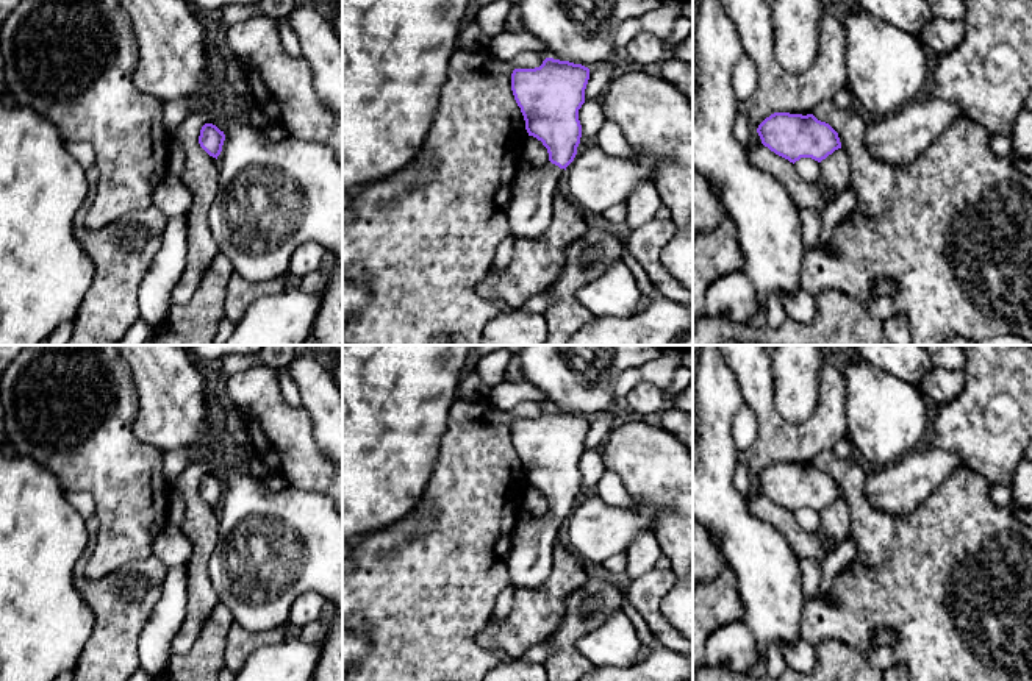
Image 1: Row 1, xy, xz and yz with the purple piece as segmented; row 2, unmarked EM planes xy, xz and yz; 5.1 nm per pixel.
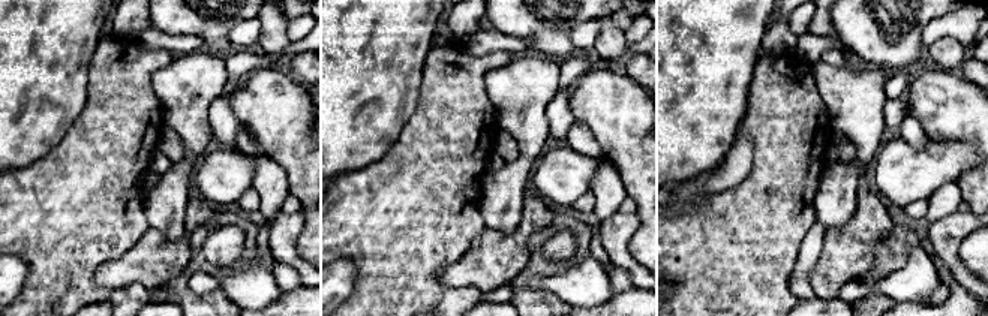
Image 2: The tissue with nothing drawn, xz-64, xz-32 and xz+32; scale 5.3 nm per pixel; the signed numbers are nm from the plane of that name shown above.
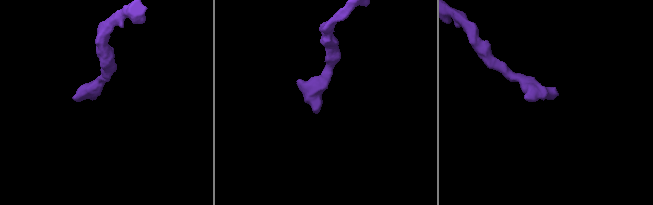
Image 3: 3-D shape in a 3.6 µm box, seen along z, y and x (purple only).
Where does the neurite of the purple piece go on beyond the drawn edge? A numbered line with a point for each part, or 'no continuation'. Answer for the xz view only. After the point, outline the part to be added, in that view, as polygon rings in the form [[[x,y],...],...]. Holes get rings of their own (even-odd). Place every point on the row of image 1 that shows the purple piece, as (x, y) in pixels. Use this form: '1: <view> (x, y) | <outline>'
1: xz (530, 206) | [[[550,161],[514,176],[505,209],[511,234],[538,239],[546,233],[554,216],[554,197],[563,187],[563,178],[564,169]]]

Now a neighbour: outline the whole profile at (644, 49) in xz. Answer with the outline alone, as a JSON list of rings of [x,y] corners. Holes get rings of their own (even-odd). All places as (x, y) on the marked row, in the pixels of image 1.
[[[638,33],[625,47],[632,67],[644,67],[661,62],[668,56],[668,48],[652,33]]]

